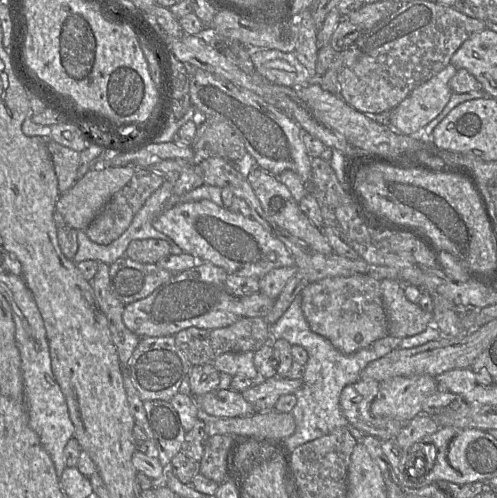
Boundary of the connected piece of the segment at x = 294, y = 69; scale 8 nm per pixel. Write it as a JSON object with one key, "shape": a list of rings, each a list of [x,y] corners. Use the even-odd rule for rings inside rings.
{"shape":[[[248,47],[257,72],[273,84],[298,89],[310,84],[310,75],[294,52]]]}

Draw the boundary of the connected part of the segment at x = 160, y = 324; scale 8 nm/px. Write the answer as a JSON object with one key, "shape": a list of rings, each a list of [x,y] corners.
{"shape":[[[203,262],[179,274],[176,274],[168,282],[155,289],[149,296],[136,302],[127,304],[123,313],[123,322],[126,327],[142,337],[174,336],[181,330],[189,327],[213,330],[230,326],[243,317],[243,308],[240,299],[229,294],[225,287],[228,273],[221,267],[210,262]]]}

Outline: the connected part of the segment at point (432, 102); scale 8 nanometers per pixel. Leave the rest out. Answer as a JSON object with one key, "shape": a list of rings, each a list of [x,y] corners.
{"shape":[[[449,63],[425,83],[419,85],[390,113],[388,125],[399,133],[417,133],[437,117],[452,95],[449,82],[457,68]]]}

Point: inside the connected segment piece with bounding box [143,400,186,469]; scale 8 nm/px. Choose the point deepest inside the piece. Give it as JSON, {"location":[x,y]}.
{"location":[168,434]}

